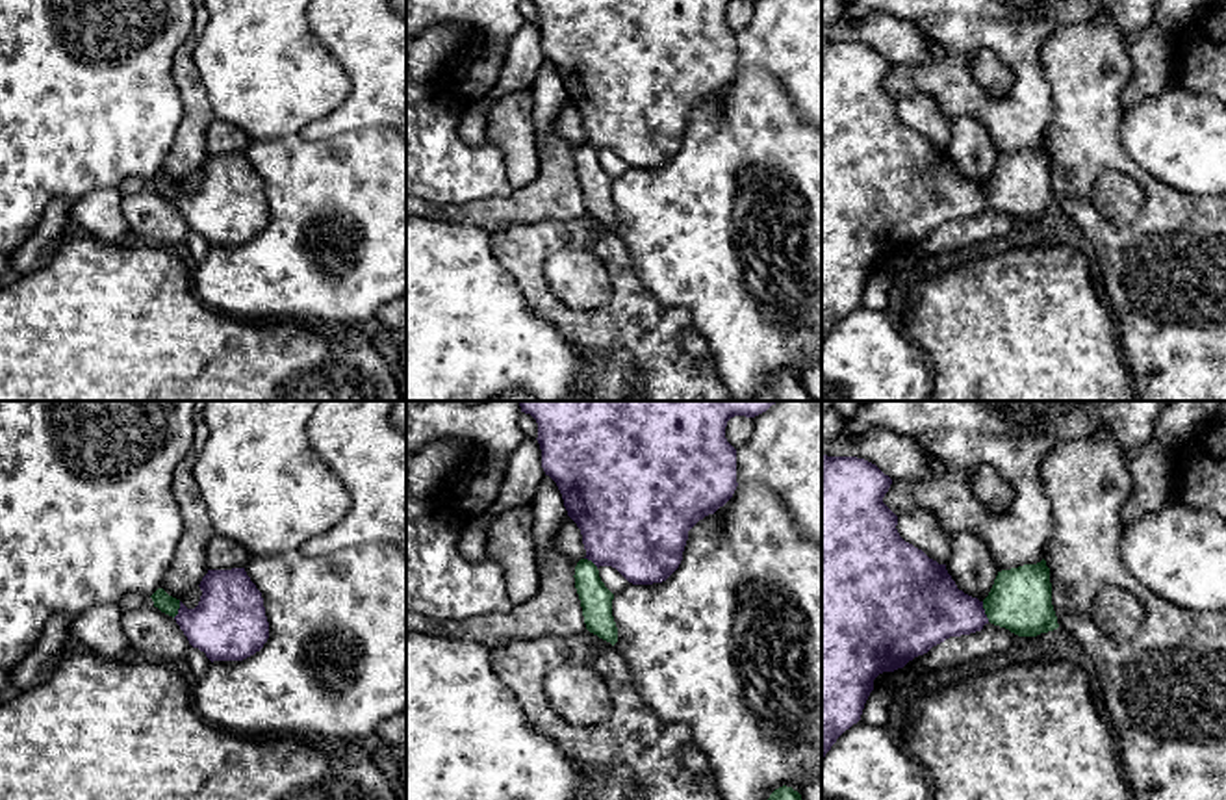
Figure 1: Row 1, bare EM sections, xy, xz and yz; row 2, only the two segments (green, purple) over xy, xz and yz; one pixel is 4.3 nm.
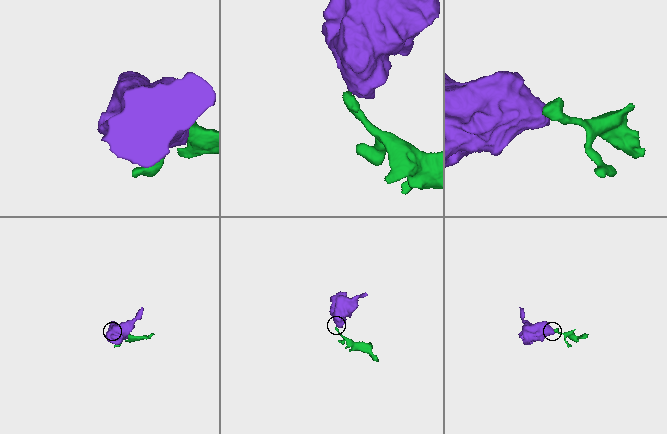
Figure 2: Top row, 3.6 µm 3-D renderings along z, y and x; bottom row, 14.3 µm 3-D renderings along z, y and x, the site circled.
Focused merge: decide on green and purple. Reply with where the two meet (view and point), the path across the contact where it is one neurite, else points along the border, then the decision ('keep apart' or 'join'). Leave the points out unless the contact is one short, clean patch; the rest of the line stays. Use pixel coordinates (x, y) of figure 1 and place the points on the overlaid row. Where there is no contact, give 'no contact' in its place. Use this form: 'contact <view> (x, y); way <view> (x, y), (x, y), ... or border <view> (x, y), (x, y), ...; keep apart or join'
contact yz (985, 611); border yz (982, 602), (989, 620); keep apart

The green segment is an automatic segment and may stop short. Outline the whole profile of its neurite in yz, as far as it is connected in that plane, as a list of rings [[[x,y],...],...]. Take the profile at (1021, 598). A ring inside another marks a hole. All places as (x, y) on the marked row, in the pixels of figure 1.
[[[1046,561],[998,572],[983,609],[990,624],[1018,637],[1057,629]]]

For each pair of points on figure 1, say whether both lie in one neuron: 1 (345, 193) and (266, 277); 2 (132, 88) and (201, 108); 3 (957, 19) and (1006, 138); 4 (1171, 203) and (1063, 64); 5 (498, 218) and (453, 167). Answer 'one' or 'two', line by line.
1: one
2: two
3: one
4: one
5: two

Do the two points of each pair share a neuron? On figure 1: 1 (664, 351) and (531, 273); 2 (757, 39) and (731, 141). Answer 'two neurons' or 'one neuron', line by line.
1: one neuron
2: two neurons

